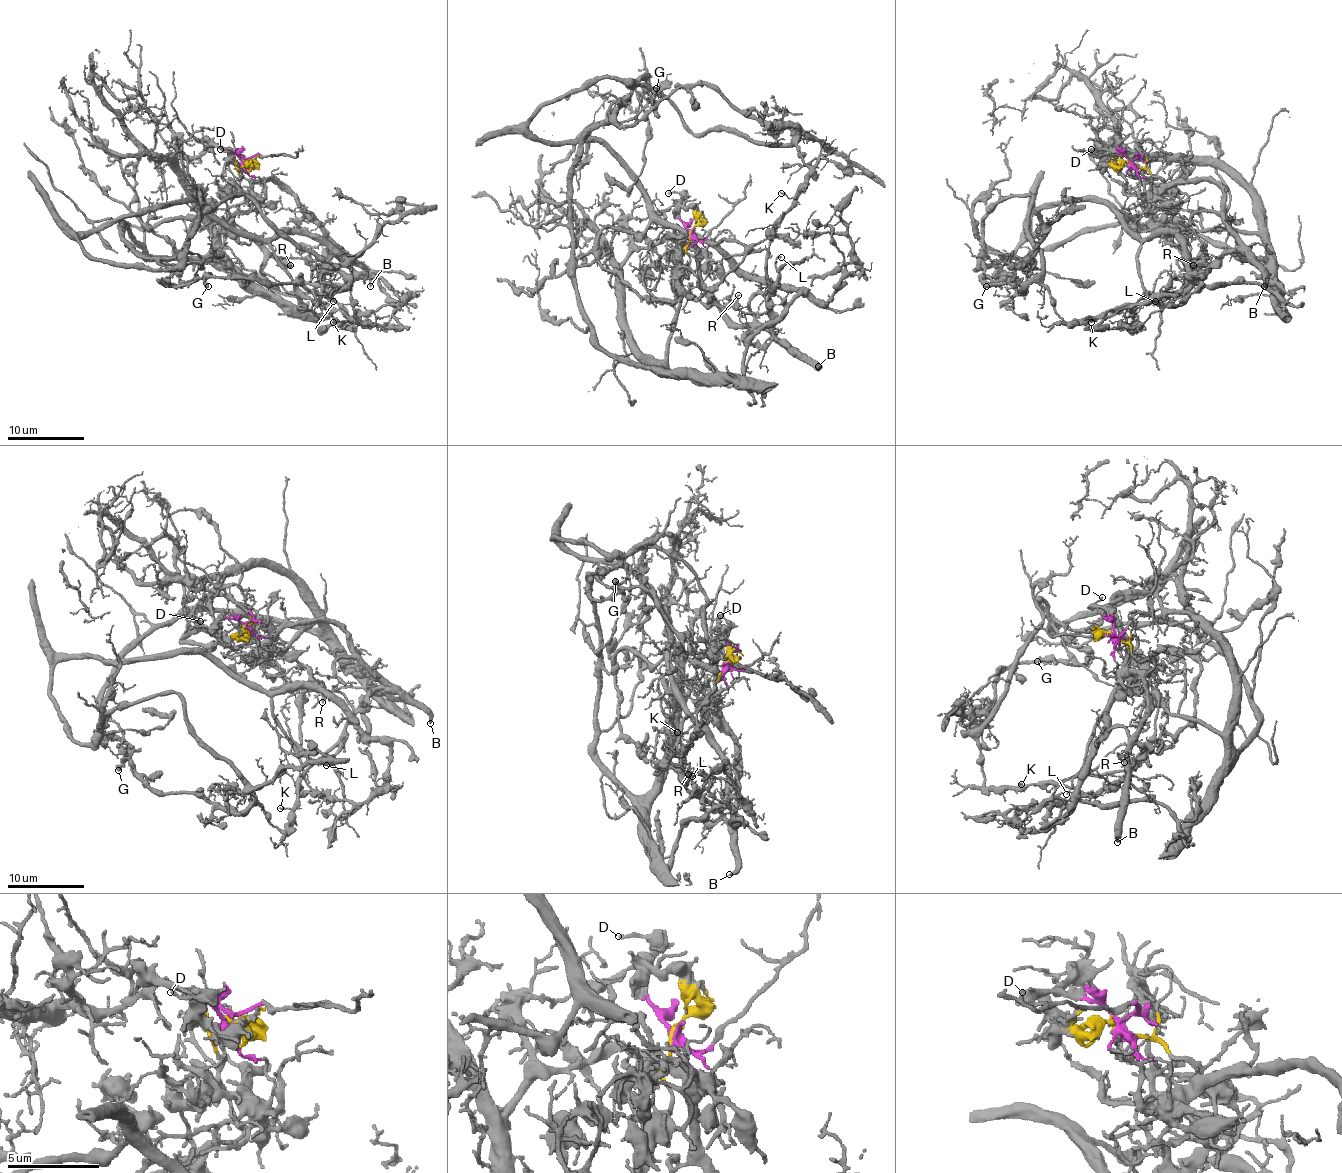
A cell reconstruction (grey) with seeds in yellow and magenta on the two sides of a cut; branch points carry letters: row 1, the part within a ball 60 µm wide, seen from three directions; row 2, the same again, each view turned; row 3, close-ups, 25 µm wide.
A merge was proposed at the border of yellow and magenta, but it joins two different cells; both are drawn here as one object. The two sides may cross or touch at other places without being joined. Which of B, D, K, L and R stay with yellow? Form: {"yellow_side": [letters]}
{"yellow_side": ["R"]}

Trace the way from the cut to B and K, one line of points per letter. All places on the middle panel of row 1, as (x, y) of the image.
B: (689, 232), (708, 253), (700, 261), (702, 289), (725, 314), (739, 326), (765, 326), (813, 366), (819, 366)
K: (689, 232), (708, 253), (702, 289), (739, 326), (762, 326), (771, 337), (773, 223), (794, 202), (781, 192)

